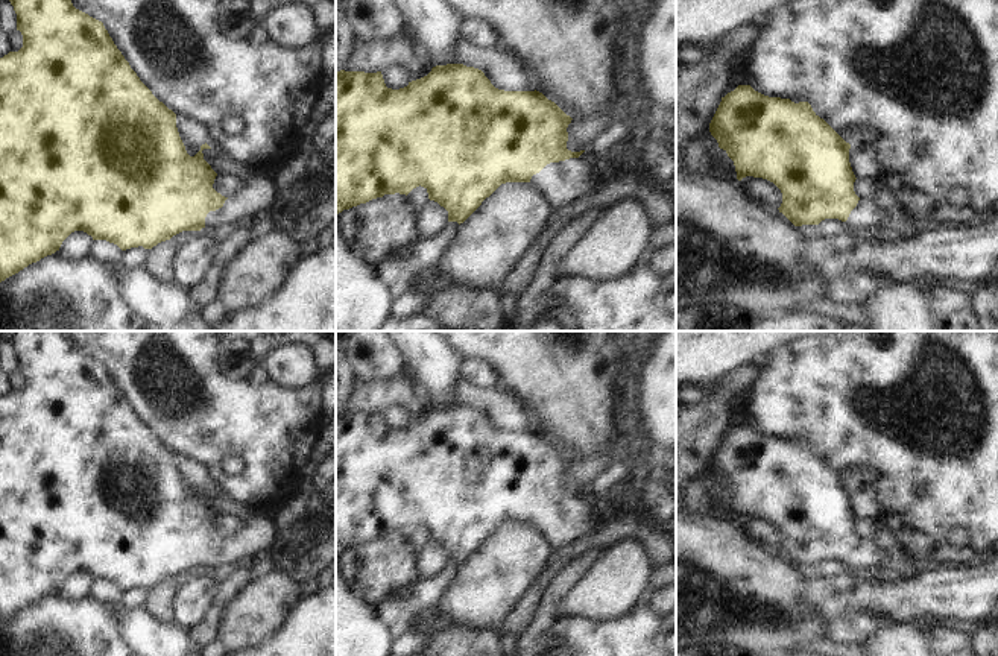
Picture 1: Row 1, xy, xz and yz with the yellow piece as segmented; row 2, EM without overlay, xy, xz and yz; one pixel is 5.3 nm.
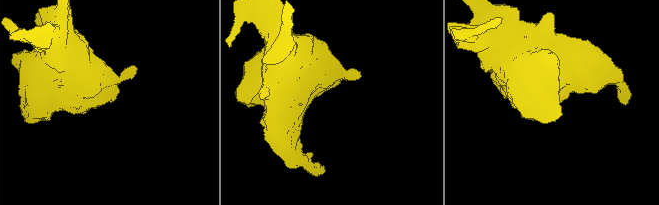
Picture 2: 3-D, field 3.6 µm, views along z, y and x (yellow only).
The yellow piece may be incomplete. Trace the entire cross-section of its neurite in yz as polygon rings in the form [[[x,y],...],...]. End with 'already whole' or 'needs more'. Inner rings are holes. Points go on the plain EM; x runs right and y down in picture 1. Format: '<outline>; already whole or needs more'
[[[738,425],[722,437],[709,472],[734,501],[737,519],[746,516],[773,522],[782,533],[778,548],[794,566],[819,565],[825,559],[846,562],[854,571],[886,568],[886,553],[875,541],[861,541],[854,531],[855,515],[846,483],[808,442],[769,437],[750,425]]]; needs more

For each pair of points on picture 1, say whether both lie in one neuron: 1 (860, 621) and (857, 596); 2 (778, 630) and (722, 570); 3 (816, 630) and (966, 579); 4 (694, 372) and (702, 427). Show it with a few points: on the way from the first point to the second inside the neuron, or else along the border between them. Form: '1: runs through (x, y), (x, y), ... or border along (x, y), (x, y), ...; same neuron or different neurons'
1: border along (890, 621), (877, 612), (849, 609), (830, 623); different neurons
2: runs through (767, 615), (737, 585); same neuron
3: border along (808, 592), (808, 608), (828, 623); different neurons
4: border along (739, 369), (708, 391); different neurons

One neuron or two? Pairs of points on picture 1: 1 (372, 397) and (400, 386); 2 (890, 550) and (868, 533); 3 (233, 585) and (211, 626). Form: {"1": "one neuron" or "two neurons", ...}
{"1": "one neuron", "2": "two neurons", "3": "one neuron"}

